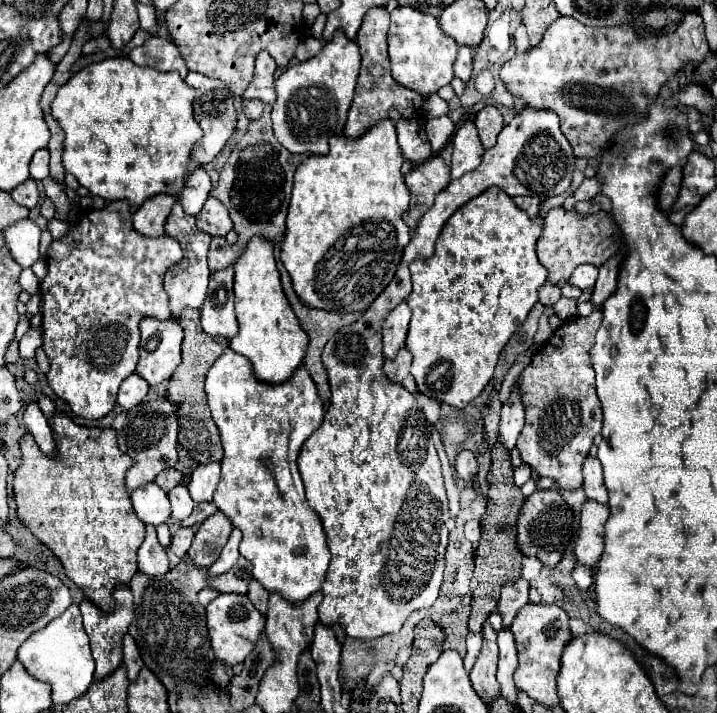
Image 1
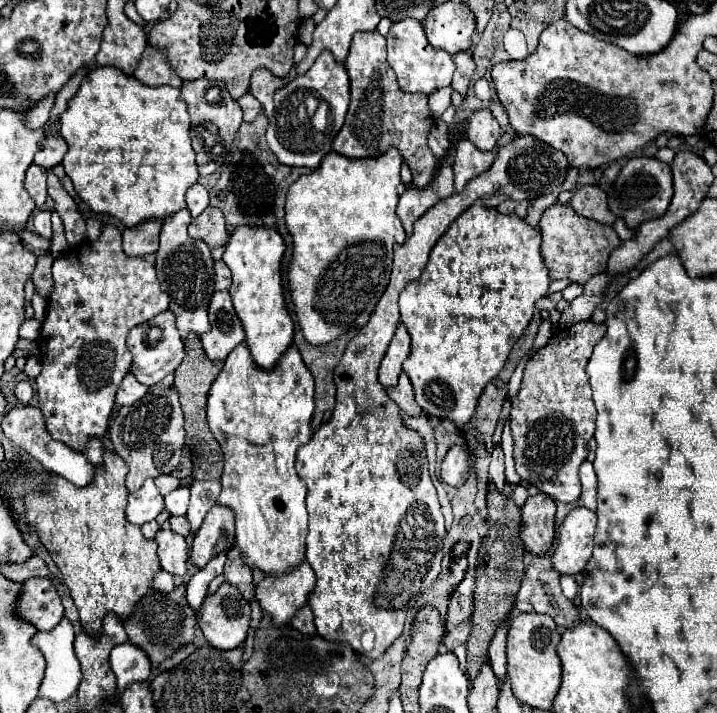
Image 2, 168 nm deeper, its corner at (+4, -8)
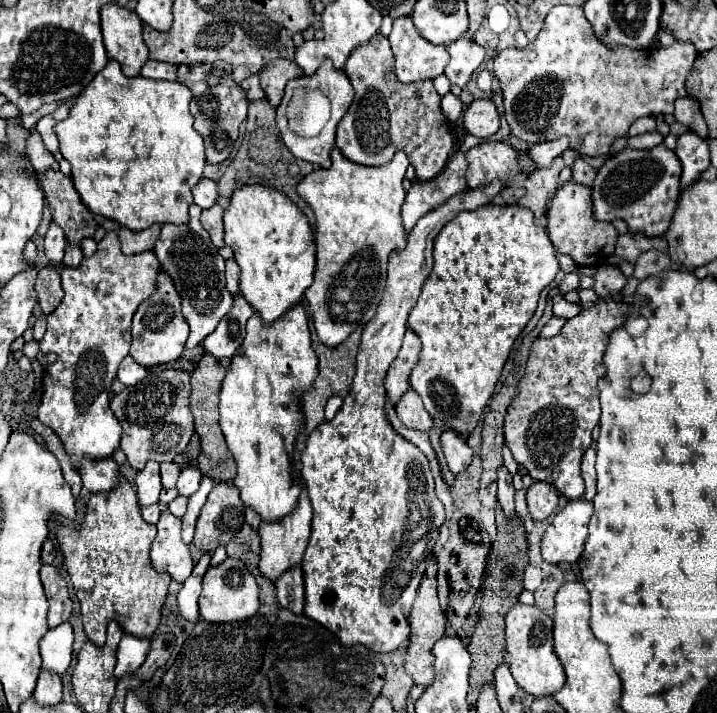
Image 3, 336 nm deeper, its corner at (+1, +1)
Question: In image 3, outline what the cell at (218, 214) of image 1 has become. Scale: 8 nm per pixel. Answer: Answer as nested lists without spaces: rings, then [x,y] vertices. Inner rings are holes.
[[[215,204],[207,210],[203,210],[201,212],[201,224],[209,232],[211,242],[217,248],[221,248],[223,246],[223,234],[225,234],[225,230],[223,230],[223,206]]]

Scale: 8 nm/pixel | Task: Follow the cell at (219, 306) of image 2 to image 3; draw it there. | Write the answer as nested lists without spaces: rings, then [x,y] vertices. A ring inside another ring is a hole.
[[[241,294],[233,296],[231,312],[219,322],[215,332],[203,340],[203,348],[215,358],[231,358],[245,338],[245,322],[253,316],[253,308]]]

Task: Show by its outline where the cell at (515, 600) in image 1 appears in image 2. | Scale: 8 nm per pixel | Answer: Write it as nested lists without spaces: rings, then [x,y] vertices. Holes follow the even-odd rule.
[[[504,621],[500,625],[500,629],[496,631],[494,641],[490,643],[490,651],[488,651],[490,667],[494,669],[496,679],[500,679],[500,677],[506,679],[506,633],[508,633],[506,629],[508,629],[508,623]]]

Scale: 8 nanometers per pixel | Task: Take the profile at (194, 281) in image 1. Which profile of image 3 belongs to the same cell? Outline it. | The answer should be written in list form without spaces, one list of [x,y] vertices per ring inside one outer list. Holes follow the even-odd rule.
[[[191,204],[189,206],[189,222],[185,224],[163,224],[161,226],[161,236],[153,248],[155,256],[159,258],[159,264],[163,272],[171,278],[175,284],[175,290],[181,296],[181,312],[191,326],[191,334],[187,338],[187,348],[195,348],[209,336],[219,320],[231,310],[231,294],[227,292],[223,284],[225,276],[225,260],[209,240],[207,230],[201,228],[199,224],[199,214],[201,208]]]

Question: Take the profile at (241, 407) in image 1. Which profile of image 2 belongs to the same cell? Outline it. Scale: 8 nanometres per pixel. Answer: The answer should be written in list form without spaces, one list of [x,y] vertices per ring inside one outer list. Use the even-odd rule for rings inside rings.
[[[240,343],[224,361],[224,369],[214,379],[208,393],[208,425],[224,451],[222,491],[218,503],[234,509],[236,513],[236,545],[242,551],[242,559],[250,567],[262,569],[266,575],[284,573],[286,569],[296,567],[306,555],[308,513],[304,499],[308,487],[294,469],[294,457],[296,449],[310,441],[312,411],[314,377],[304,365],[296,345],[290,345],[276,365],[266,371],[252,361],[248,345]]]

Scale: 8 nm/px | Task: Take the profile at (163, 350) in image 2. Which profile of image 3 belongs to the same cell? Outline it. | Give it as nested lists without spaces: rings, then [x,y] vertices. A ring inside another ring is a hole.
[[[159,272],[159,292],[151,300],[145,300],[145,304],[141,308],[137,308],[137,312],[133,316],[131,336],[133,336],[131,356],[147,368],[179,360],[185,350],[185,342],[189,336],[189,324],[185,322],[185,318],[181,314],[179,294],[175,292],[173,284],[161,272]]]

